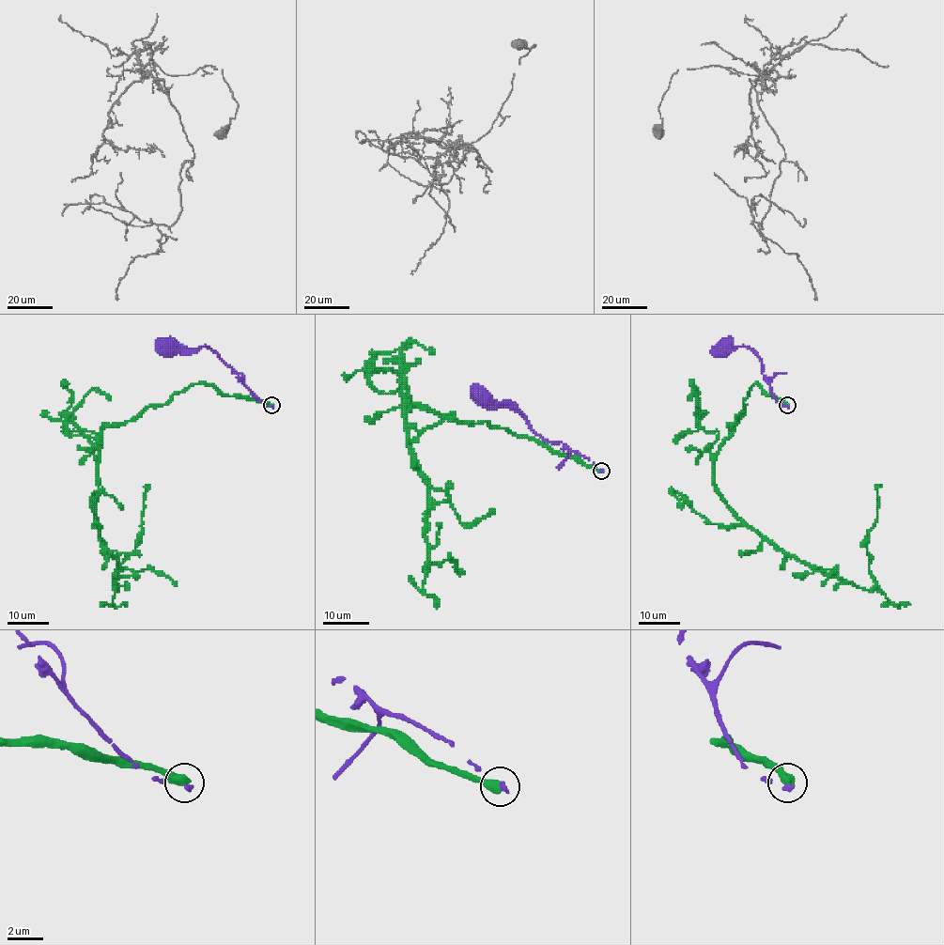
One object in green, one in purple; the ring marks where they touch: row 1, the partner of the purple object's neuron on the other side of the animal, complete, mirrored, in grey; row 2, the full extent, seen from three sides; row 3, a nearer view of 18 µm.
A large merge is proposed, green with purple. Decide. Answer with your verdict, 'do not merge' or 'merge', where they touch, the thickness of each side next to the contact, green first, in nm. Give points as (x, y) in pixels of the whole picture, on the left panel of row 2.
do not merge; at (271, 405); 550 nm thick on the green side, 190 nm on the other

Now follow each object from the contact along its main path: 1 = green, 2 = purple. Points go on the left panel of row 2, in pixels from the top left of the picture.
1: (271, 406), (194, 383), (101, 430), (96, 525), (116, 559), (116, 589), (116, 566), (142, 529), (147, 484)
2: (271, 406), (264, 405), (208, 347), (162, 348)

